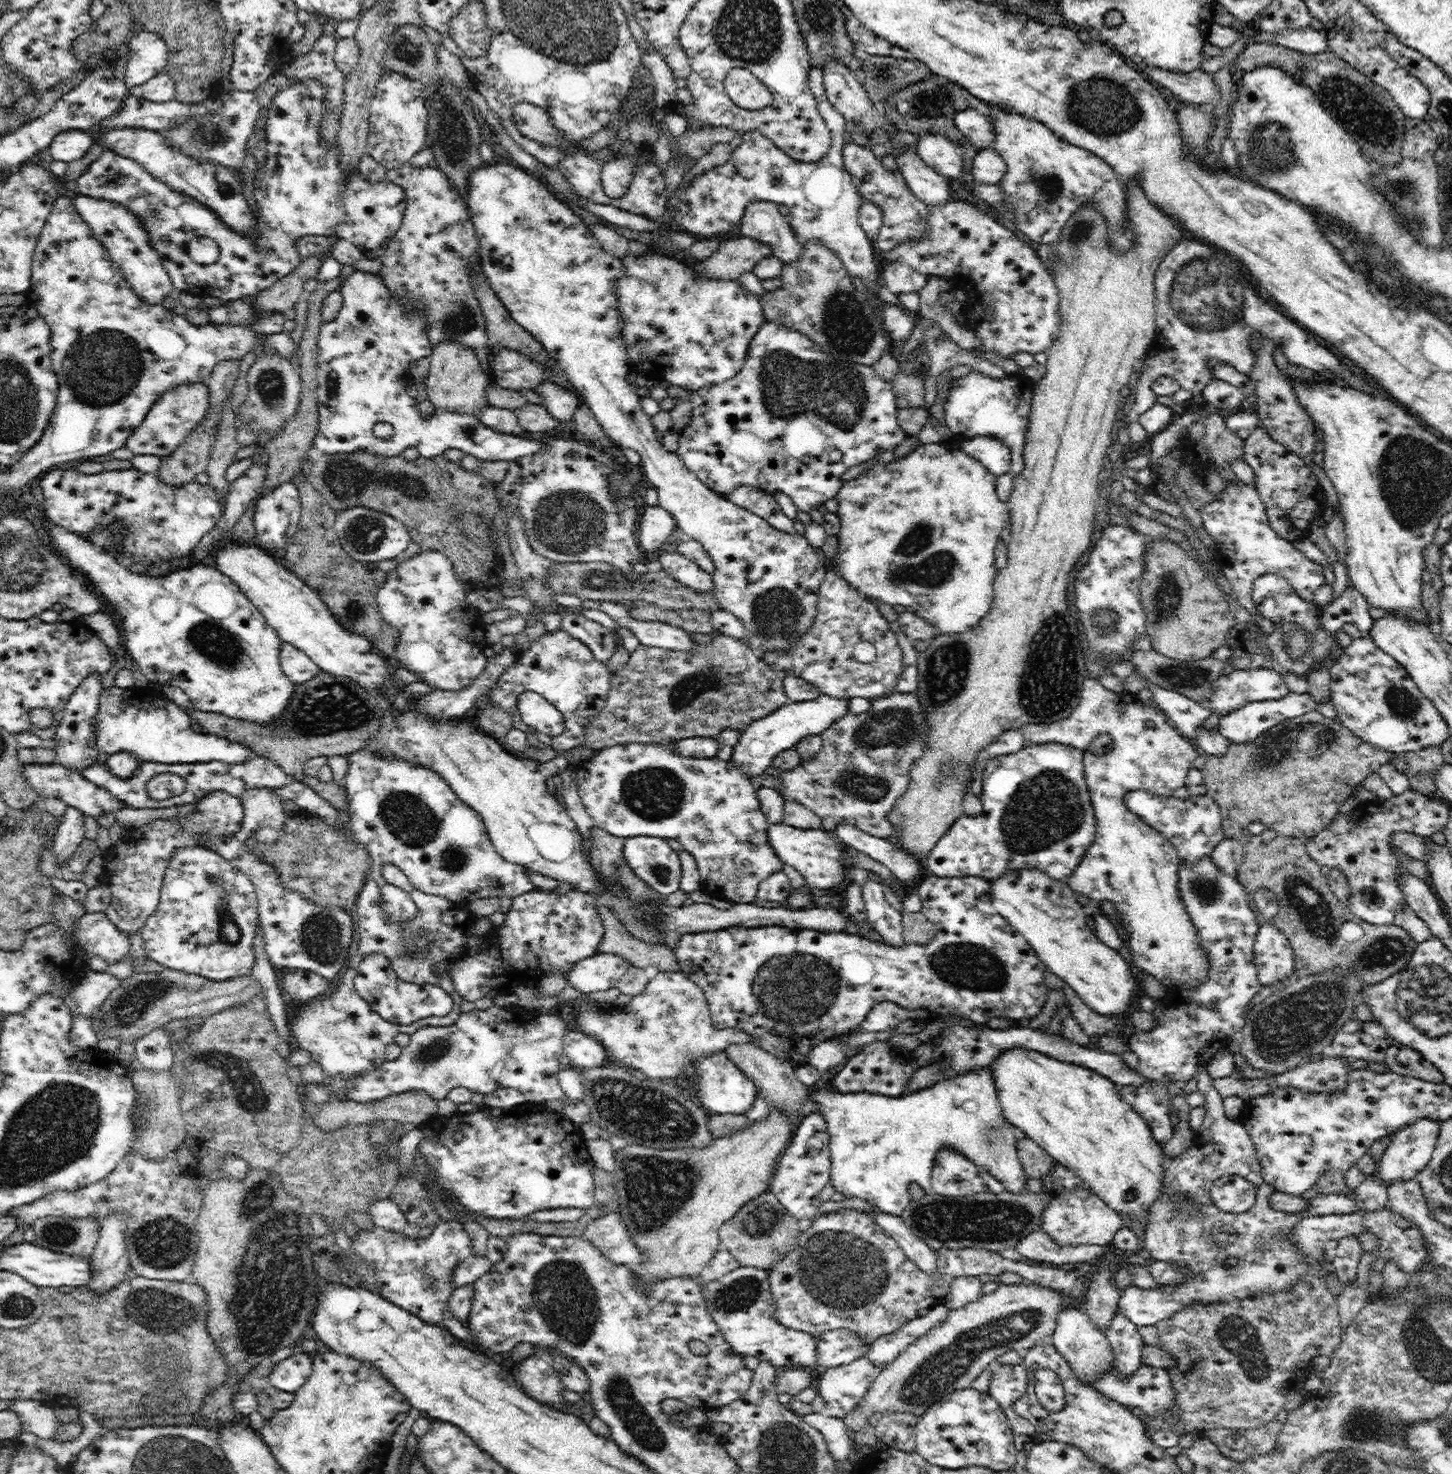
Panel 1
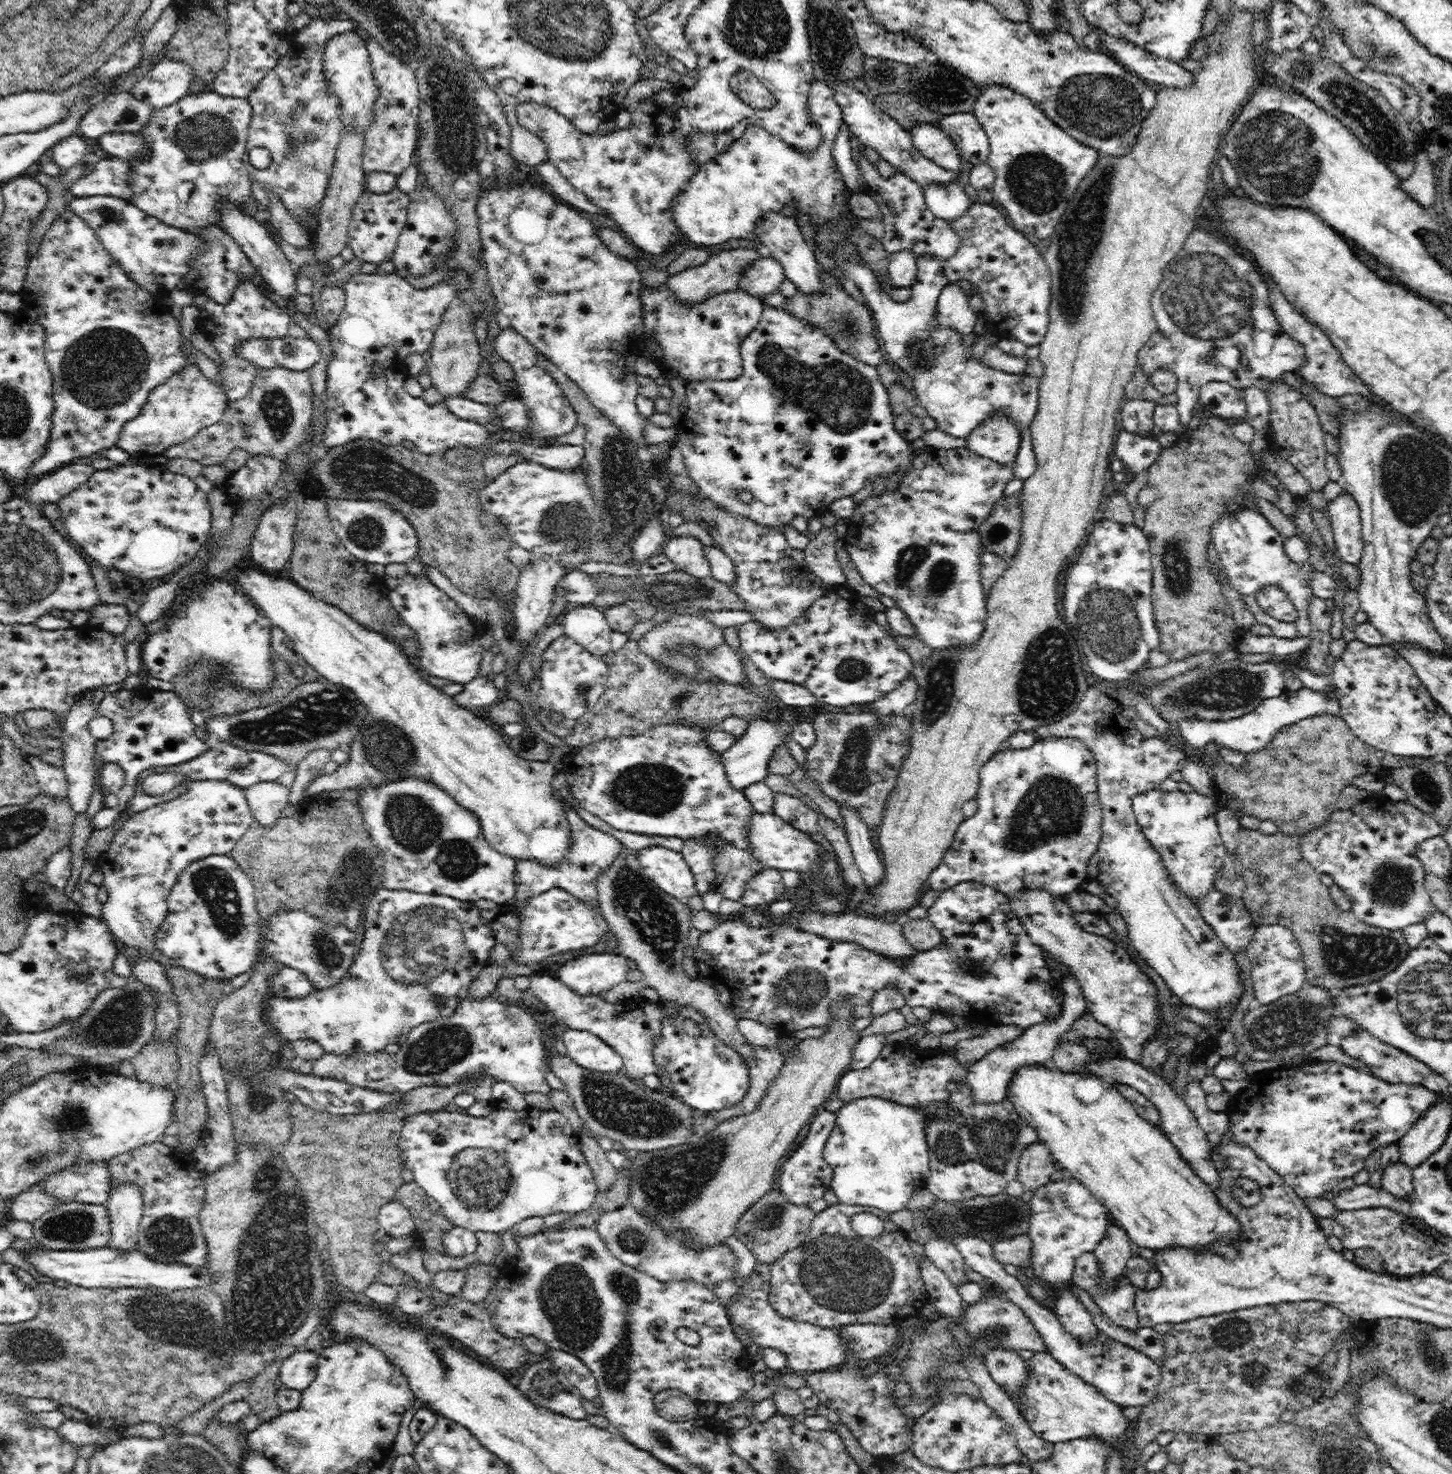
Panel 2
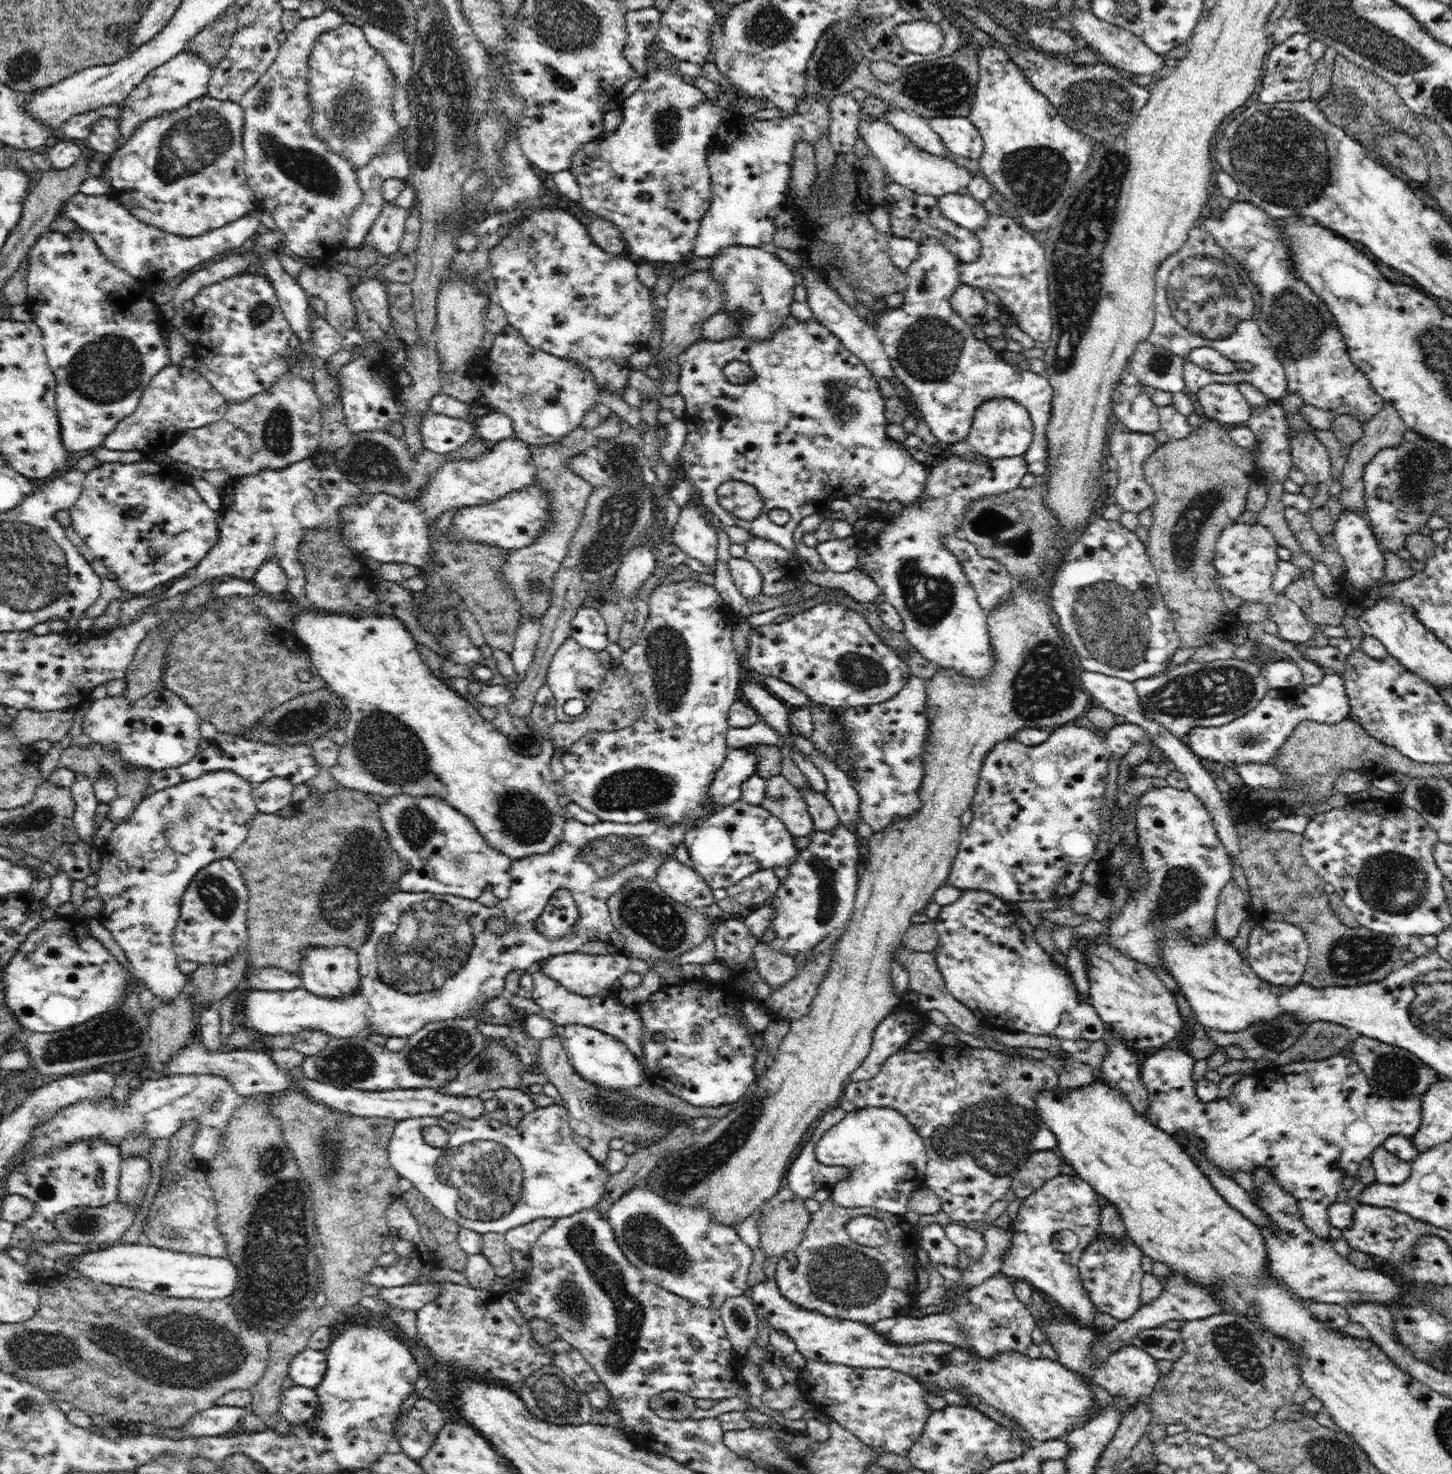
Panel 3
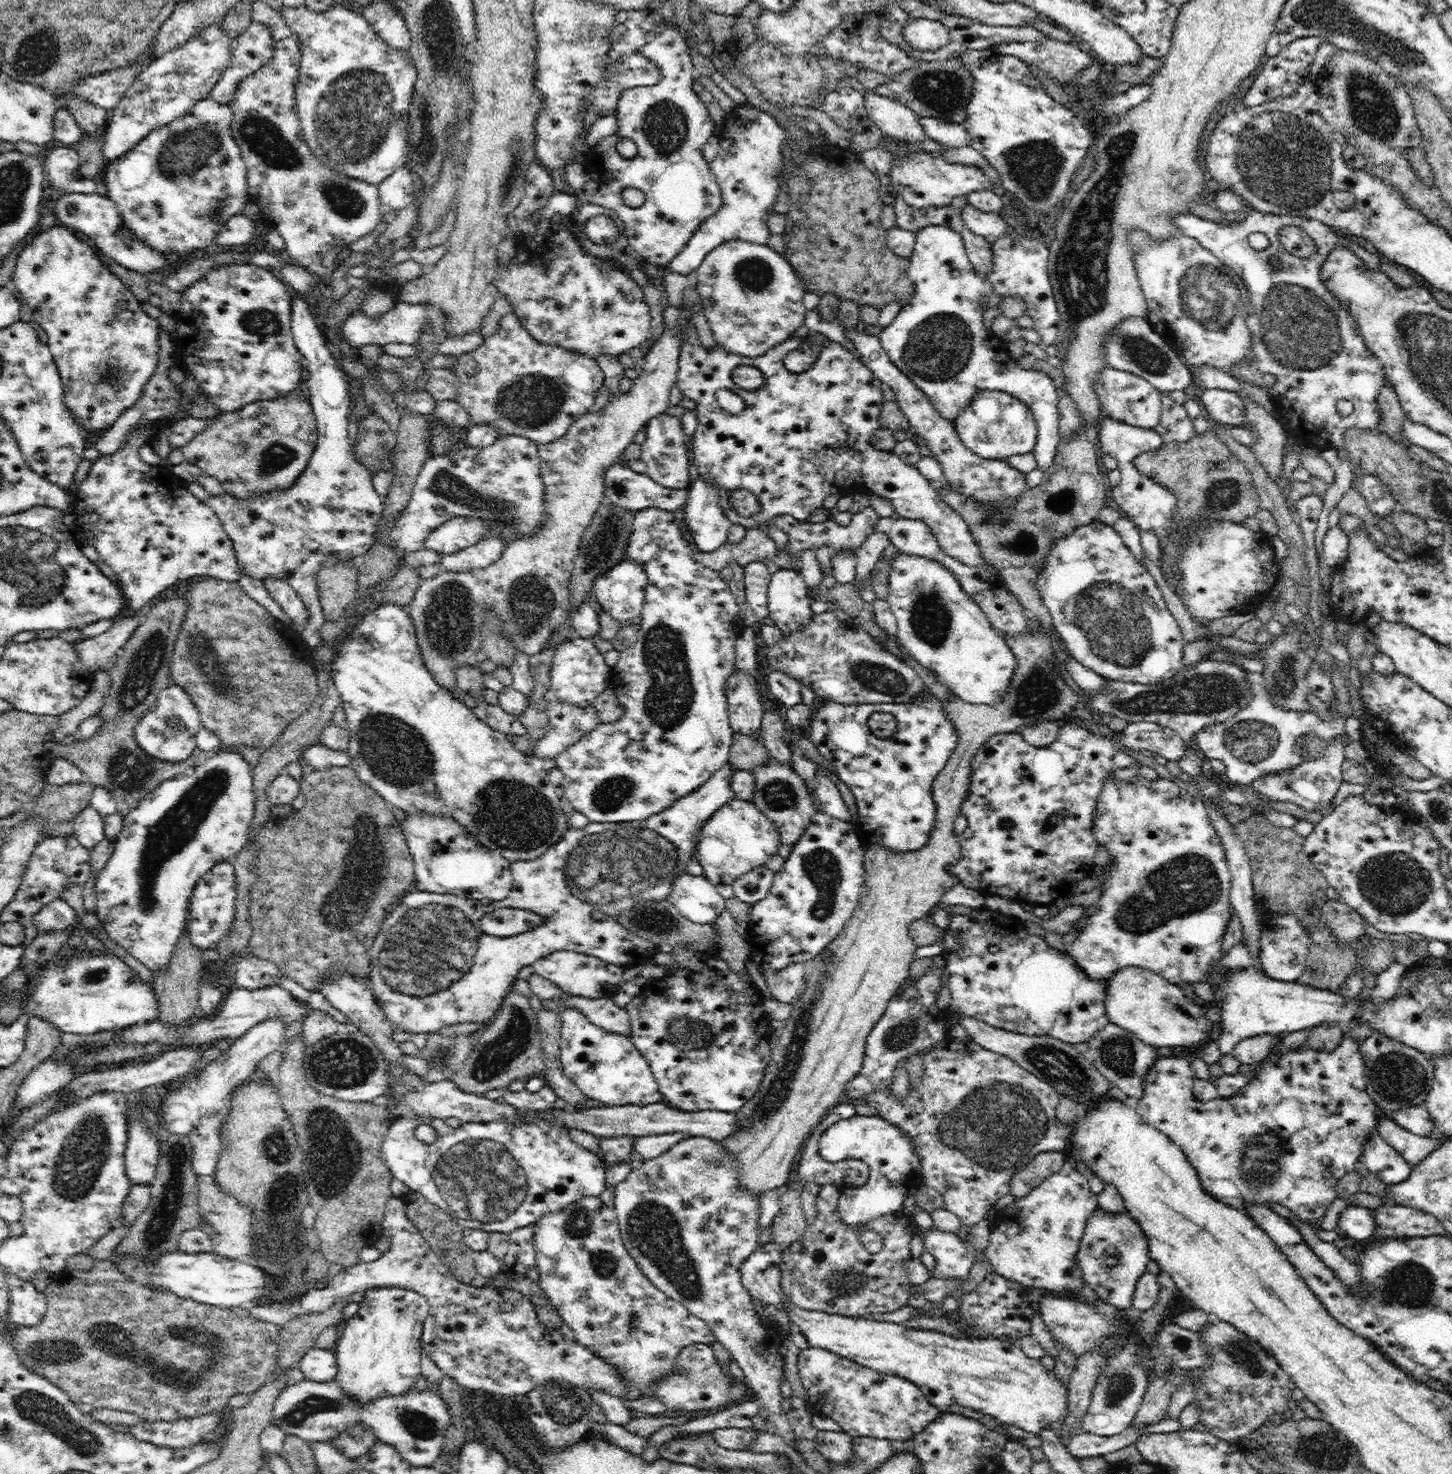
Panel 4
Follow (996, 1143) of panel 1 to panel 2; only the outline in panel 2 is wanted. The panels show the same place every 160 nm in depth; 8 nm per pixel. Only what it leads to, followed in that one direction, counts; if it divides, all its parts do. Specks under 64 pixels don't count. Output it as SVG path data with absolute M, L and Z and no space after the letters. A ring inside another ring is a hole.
M1065 971L1061 982L1064 991L1064 1000L1062 1000L1062 1011L1057 1018L1049 1019L1040 1024L1030 1026L1011 1043L995 1048L982 1056L980 1060L970 1063L966 1067L965 1082L970 1085L970 1097L980 1103L997 1103L1007 1097L1006 1090L1014 1072L1022 1066L1030 1064L1051 1064L1054 1049L1059 1044L1059 1038L1070 1030L1070 1027L1078 1018L1087 1011L1086 1001L1080 989L1080 983L1076 981L1074 975ZM868 1096L844 1103L836 1112L834 1128L823 1148L823 1157L833 1172L830 1186L839 1202L847 1205L875 1206L887 1214L905 1208L914 1189L927 1184L930 1159L925 1126L938 1115L948 1121L954 1121L957 1127L963 1125L963 1118L959 1112L953 1112L949 1106L943 1108L935 1102L926 1108L914 1108L877 1096Z

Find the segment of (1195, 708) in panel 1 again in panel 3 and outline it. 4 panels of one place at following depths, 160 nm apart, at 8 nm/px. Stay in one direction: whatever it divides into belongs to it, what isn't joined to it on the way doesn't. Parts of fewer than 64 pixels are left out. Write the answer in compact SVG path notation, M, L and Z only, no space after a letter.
M1338 673L1324 674L1318 684L1308 686L1305 691L1296 688L1268 689L1253 711L1224 726L1192 728L1187 745L1199 757L1215 761L1220 766L1235 768L1245 763L1270 764L1302 720L1338 724L1349 715L1350 703L1344 690L1344 679Z

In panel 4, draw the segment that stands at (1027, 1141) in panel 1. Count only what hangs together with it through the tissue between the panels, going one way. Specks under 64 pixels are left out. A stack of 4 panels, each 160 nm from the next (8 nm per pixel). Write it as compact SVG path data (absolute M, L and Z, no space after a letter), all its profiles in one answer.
M1067 1152L1040 1153L1024 1169L1016 1173L1010 1183L1010 1193L1017 1199L1027 1195L1045 1178L1057 1173L1065 1163Z

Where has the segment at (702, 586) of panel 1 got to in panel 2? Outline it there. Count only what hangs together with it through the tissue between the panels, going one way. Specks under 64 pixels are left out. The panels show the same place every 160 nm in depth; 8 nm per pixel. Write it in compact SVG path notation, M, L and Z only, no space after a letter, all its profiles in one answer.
M691 533L689 536L672 538L664 547L663 553L674 562L676 570L700 578L710 577L710 563L704 553L704 544Z

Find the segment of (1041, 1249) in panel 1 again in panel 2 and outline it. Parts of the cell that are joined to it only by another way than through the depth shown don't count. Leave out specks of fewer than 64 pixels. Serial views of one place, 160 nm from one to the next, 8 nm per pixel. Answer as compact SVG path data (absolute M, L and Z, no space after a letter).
M1028 1234L1012 1236L1006 1240L1000 1240L993 1245L994 1257L1002 1265L1013 1265L1025 1268L1030 1266L1030 1254L1032 1254L1032 1241Z

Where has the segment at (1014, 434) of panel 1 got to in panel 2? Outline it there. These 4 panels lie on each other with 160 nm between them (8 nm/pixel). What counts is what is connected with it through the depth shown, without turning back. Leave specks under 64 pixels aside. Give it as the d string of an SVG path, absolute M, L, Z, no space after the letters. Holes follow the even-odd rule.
M814 80L814 82L810 85L809 95L808 95L808 110L809 115L813 118L815 124L818 125L818 128L822 133L822 142L818 145L813 151L806 153L806 151L802 151L800 149L794 149L788 145L788 143L780 137L771 135L766 132L764 128L758 125L750 124L746 130L744 131L741 138L736 139L730 148L726 152L716 153L713 158L709 161L703 163L698 166L698 170L696 170L696 174L690 178L690 182L686 184L686 188L680 192L680 194L676 194L674 196L674 200L672 200L672 218L674 219L674 223L678 225L678 230L682 231L686 240L691 243L691 245L706 247L706 246L716 246L716 244L722 244L723 242L728 242L731 238L738 238L744 240L758 240L756 234L754 234L754 224L756 224L756 220L760 220L762 216L765 216L768 212L780 212L786 204L794 204L796 203L797 212L796 214L806 214L809 216L814 232L819 229L819 226L822 226L824 223L830 223L832 227L837 225L837 222L841 219L841 212L844 209L849 209L849 203L847 202L848 198L850 198L851 191L847 189L846 183L844 182L842 173L838 170L837 164L834 162L834 157L832 154L833 151L833 142L835 141L836 135L838 134L839 128L844 124L842 109L838 106L836 99L834 99L834 93L832 89L824 84L821 80ZM856 221L850 224L850 230L846 232L846 242L842 242L844 246L828 253L828 256L836 261L850 286L860 289L866 298L865 303L873 313L877 336L884 342L882 349L885 360L912 378L912 390L918 405L927 410L938 430L950 436L966 439L989 416L1006 413L1020 429L1020 448L1014 464L1014 476L1025 481L1036 472L1030 424L1038 410L1040 377L1027 373L1010 374L988 367L968 353L968 347L962 343L962 335L952 328L941 328L938 325L938 298L950 284L944 275L941 258L930 254L917 257L917 274L914 284L910 286L910 299L906 303L894 301L890 294L882 290L872 268L849 242L849 234L854 227Z

